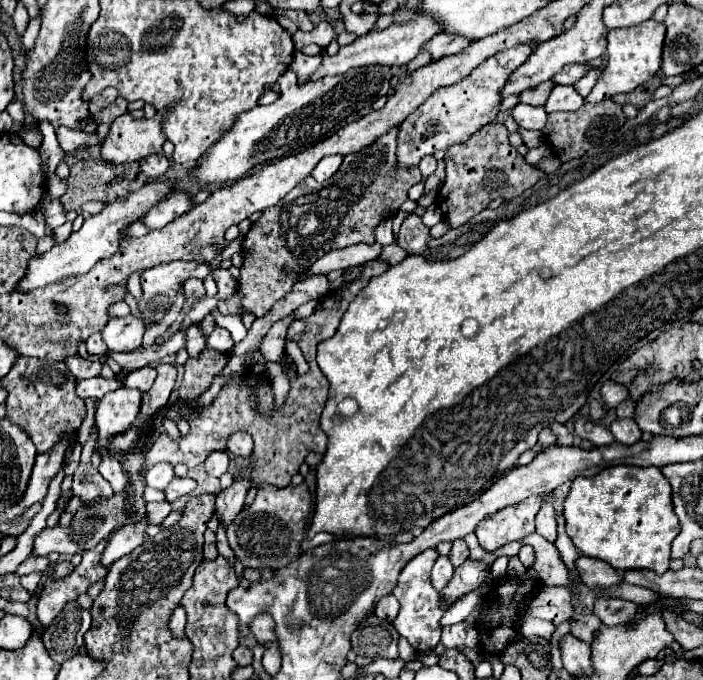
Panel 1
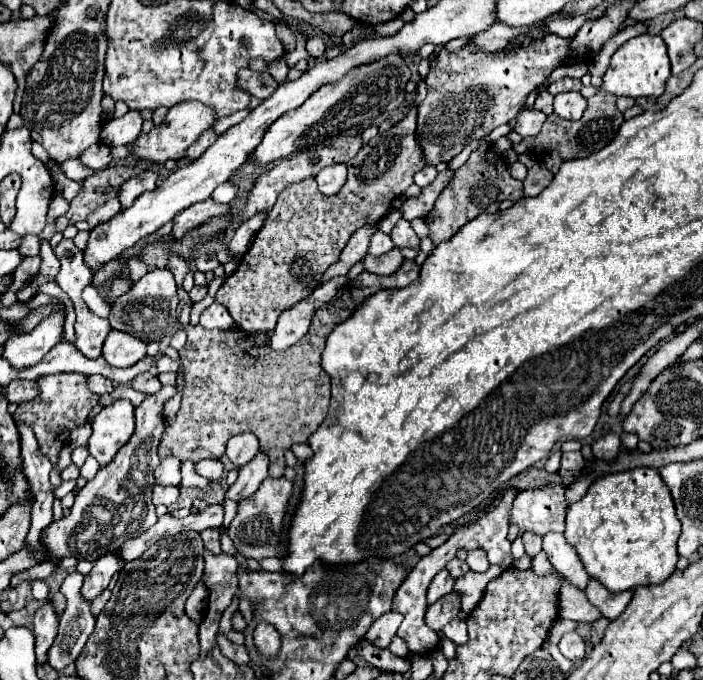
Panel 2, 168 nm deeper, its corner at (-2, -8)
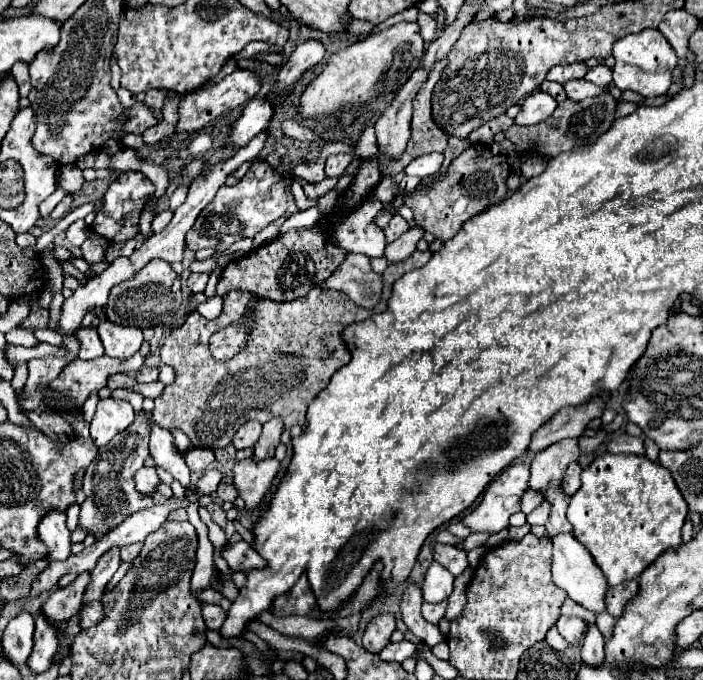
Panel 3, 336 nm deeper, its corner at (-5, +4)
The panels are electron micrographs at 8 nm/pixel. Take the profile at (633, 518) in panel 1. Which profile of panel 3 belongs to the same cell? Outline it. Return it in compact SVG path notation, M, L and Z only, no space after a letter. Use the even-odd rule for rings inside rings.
M599 454L581 472L581 488L571 498L567 518L573 526L573 536L589 550L595 564L605 574L611 586L637 578L661 552L681 544L681 528L687 520L687 504L681 496L671 472L645 456L635 454Z

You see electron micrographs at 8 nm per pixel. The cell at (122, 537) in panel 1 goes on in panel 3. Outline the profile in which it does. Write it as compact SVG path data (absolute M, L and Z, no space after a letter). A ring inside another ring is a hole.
M89 572L79 574L75 582L71 582L67 588L57 588L47 598L47 602L41 606L41 614L49 620L49 624L59 626L59 622L69 620L79 610L87 582L89 582Z

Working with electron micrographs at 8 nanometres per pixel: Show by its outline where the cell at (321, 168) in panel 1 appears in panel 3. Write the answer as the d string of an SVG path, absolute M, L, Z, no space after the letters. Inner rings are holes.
M335 154L335 156L329 156L327 158L327 166L325 166L325 172L327 176L339 176L351 162L351 156L349 154Z

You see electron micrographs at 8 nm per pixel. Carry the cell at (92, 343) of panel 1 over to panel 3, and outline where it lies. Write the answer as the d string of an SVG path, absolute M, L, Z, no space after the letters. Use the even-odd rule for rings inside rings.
M91 326L79 328L79 330L77 330L77 338L81 340L81 350L79 350L79 358L81 358L81 360L91 360L91 358L103 356L101 340L99 340L95 328L91 328Z

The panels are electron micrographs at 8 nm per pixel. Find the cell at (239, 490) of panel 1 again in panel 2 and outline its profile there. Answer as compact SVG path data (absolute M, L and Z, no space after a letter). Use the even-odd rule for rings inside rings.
M258 452L256 458L252 458L244 468L240 468L238 480L228 488L226 498L234 502L250 498L258 490L260 482L266 480L266 476L268 476L268 458L262 452Z

